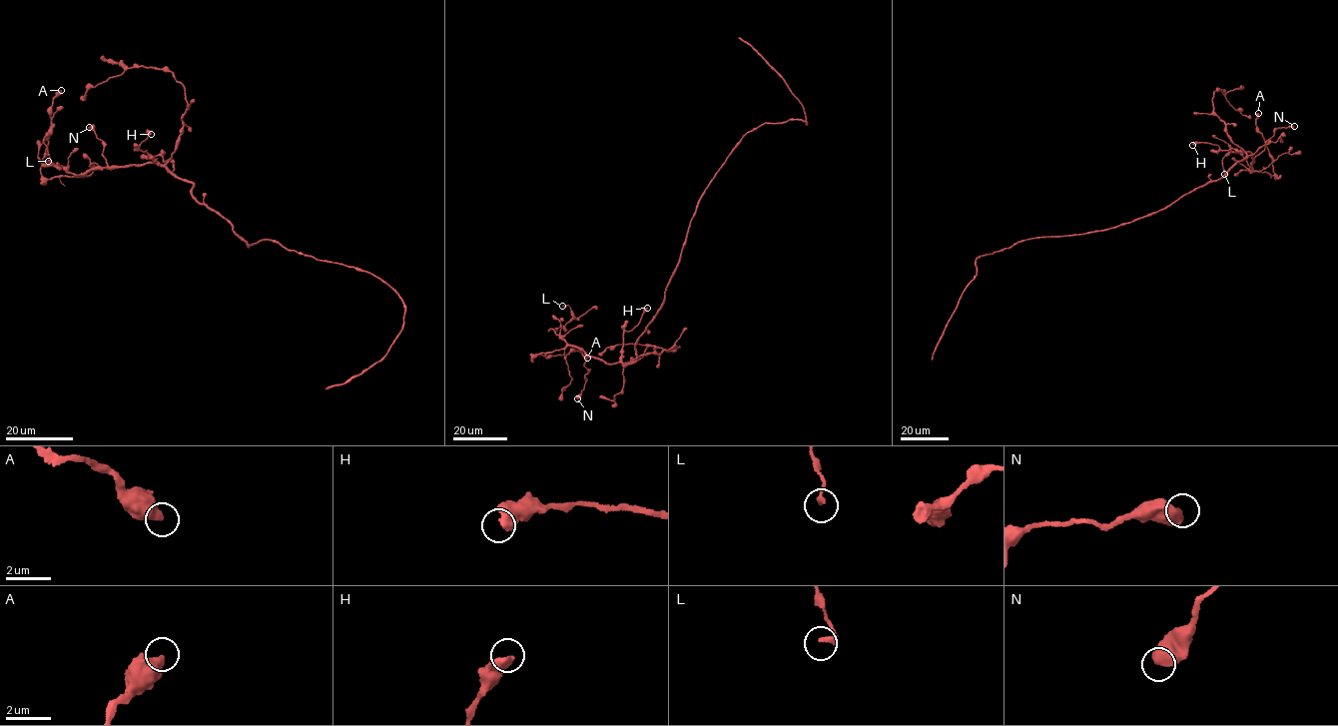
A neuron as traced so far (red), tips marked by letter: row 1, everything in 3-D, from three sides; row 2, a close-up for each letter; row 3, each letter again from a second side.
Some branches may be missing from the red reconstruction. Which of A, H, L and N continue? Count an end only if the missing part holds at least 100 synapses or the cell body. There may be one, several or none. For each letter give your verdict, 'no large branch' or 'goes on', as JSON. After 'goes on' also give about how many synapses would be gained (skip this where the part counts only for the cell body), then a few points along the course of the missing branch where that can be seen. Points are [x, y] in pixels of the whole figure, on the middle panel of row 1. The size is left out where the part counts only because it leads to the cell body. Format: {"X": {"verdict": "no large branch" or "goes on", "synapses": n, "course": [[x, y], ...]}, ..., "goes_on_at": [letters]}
{"A": {"verdict": "no large branch"}, "H": {"verdict": "no large branch"}, "L": {"verdict": "no large branch"}, "N": {"verdict": "no large branch"}, "goes_on_at": []}

